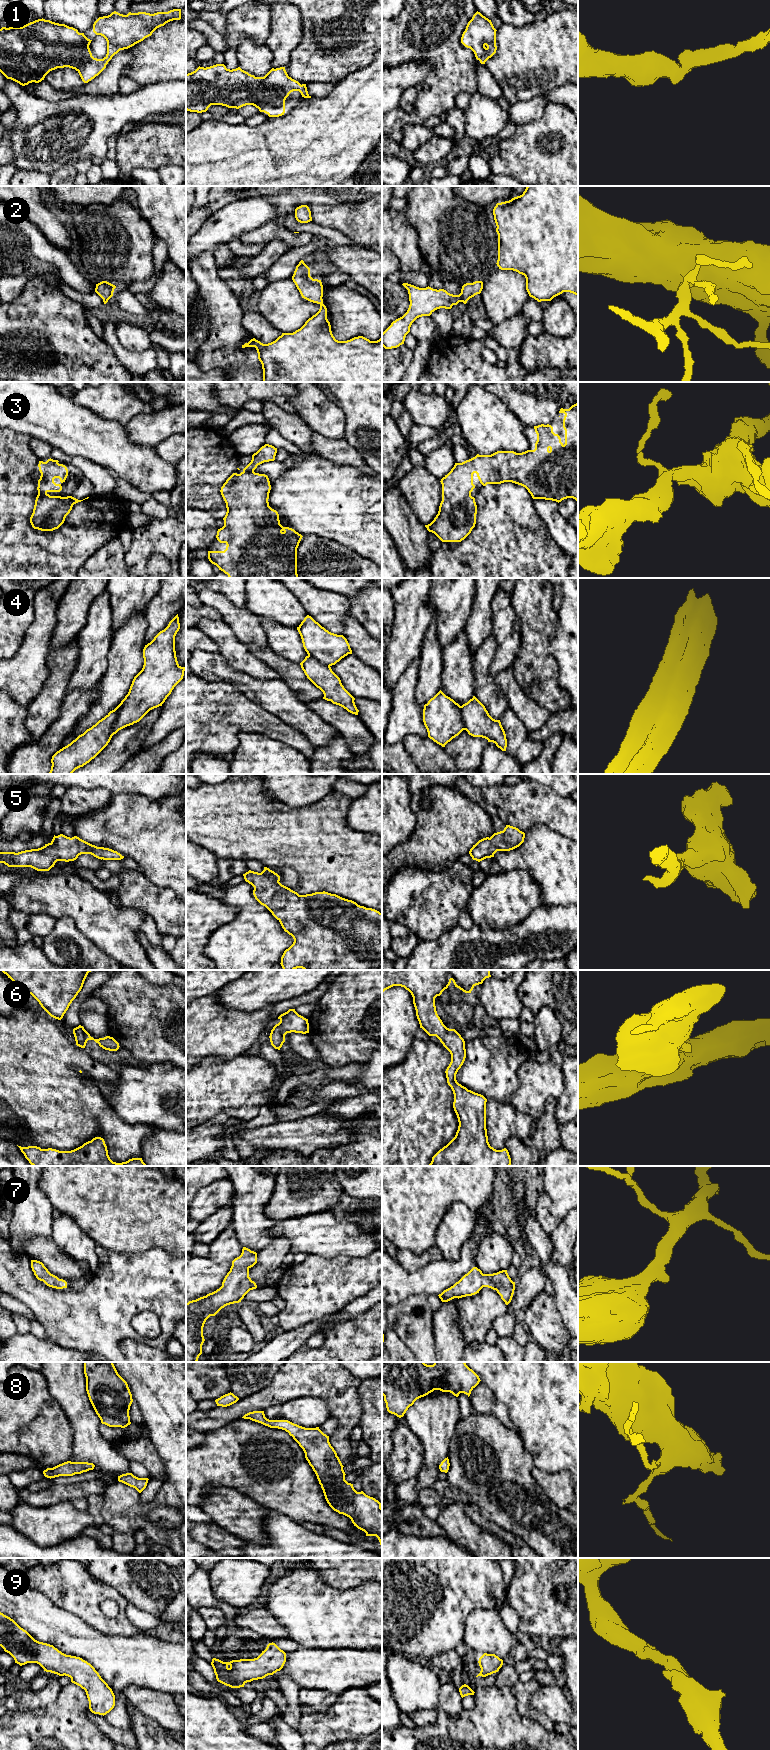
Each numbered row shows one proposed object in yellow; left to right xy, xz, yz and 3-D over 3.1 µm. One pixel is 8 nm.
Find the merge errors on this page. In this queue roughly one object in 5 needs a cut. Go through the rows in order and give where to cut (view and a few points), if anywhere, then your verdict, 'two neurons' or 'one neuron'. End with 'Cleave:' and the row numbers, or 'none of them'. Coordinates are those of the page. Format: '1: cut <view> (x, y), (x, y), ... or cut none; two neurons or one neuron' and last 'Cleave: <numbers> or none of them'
1: cut none; one neuron
2: cut none; one neuron
3: cut none; one neuron
4: cut xy (119, 705), (117, 707), (117, 718), (112, 726), (112, 734); two neurons
5: cut none; one neuron
6: cut none; one neuron
7: cut none; one neuron
8: cut none; one neuron
9: cut none; one neuron
Cleave: 4

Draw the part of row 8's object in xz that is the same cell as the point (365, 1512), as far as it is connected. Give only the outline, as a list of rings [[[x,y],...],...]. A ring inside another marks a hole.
[[[264,1411],[249,1412],[242,1418],[288,1432],[303,1449],[329,1506],[349,1517],[354,1526],[364,1531],[366,1536],[376,1536],[382,1549],[381,1503],[363,1491],[357,1492],[353,1484],[345,1480],[344,1466],[331,1446],[329,1436],[319,1427],[305,1428],[288,1420],[269,1420]]]

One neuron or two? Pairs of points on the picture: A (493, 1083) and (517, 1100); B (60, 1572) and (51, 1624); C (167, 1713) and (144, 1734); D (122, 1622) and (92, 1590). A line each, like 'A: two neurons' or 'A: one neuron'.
A: two neurons
B: two neurons
C: two neurons
D: one neuron

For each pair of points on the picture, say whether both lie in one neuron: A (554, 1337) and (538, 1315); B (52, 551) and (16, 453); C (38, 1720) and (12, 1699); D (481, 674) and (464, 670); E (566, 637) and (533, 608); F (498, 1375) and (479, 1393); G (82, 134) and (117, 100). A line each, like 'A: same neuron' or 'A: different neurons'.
A: same neuron
B: same neuron
C: different neurons
D: different neurons
E: different neurons
F: different neurons
G: same neuron

